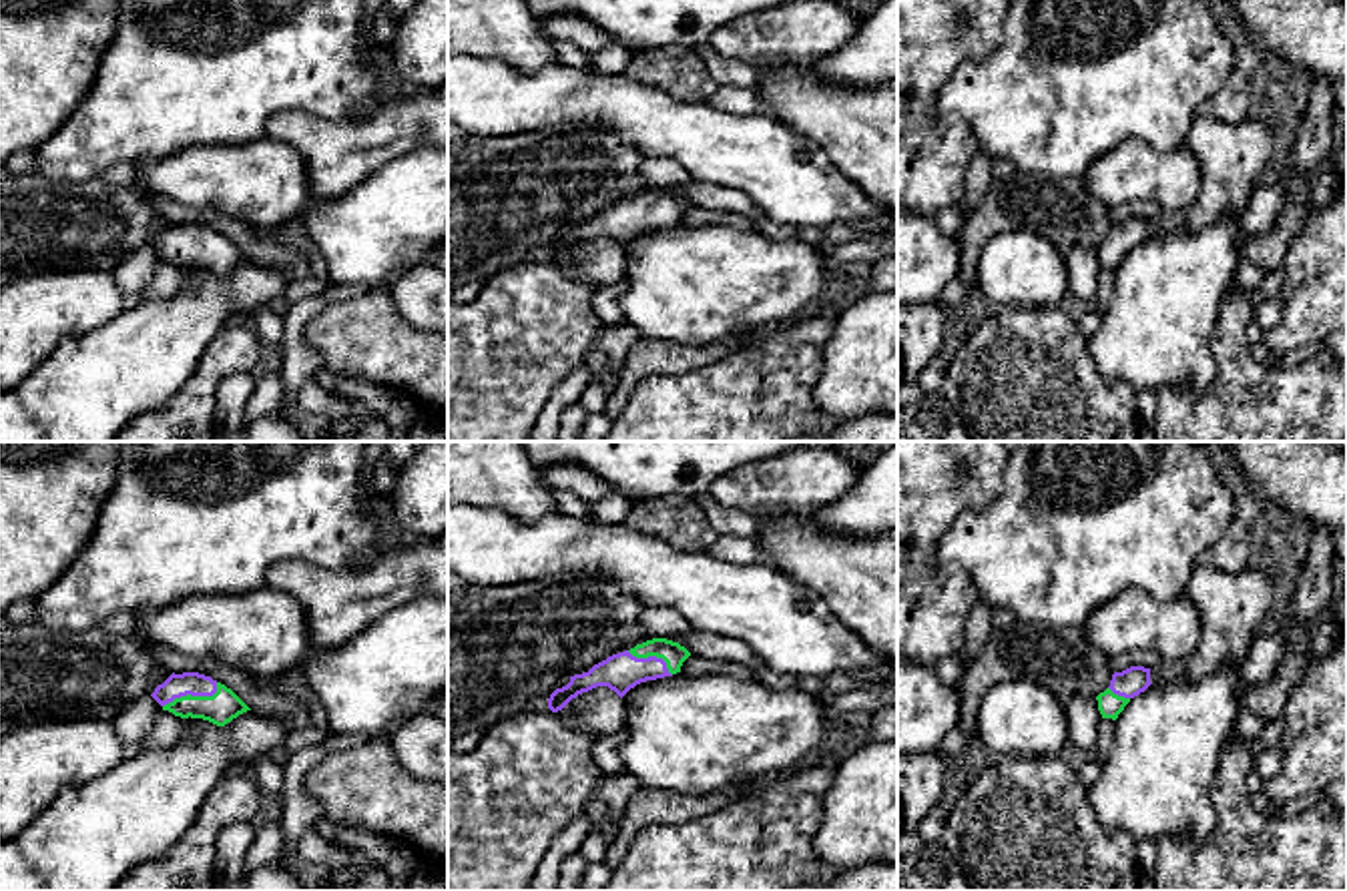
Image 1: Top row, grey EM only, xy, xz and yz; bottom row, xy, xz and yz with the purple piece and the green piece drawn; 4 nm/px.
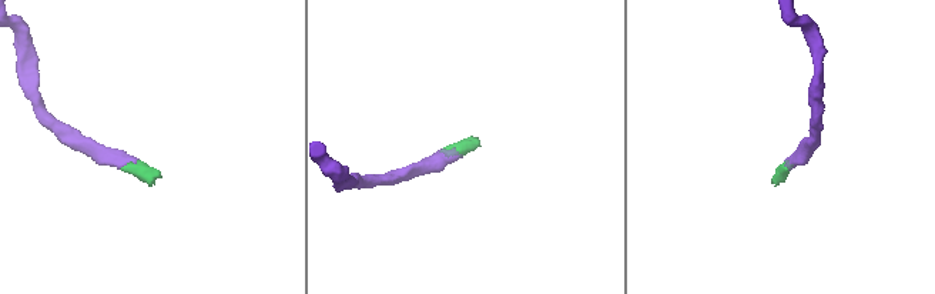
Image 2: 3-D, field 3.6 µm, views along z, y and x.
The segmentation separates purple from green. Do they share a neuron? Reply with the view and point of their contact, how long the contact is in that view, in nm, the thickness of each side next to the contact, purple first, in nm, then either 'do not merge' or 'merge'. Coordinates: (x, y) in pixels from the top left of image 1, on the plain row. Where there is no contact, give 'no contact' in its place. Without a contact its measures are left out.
contact xy (193, 245); length 240 nm; calibres 100 and 130 nm; merge

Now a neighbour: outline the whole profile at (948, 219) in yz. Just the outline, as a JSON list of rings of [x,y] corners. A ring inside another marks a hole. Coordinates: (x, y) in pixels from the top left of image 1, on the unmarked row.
[[[946,207],[941,209],[935,217],[933,217],[937,229],[946,235],[946,237],[956,237],[960,233],[962,227],[962,213],[960,207]]]

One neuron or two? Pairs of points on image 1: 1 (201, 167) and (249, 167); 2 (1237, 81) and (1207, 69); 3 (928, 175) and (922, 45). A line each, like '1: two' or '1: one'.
1: one
2: two
3: one

